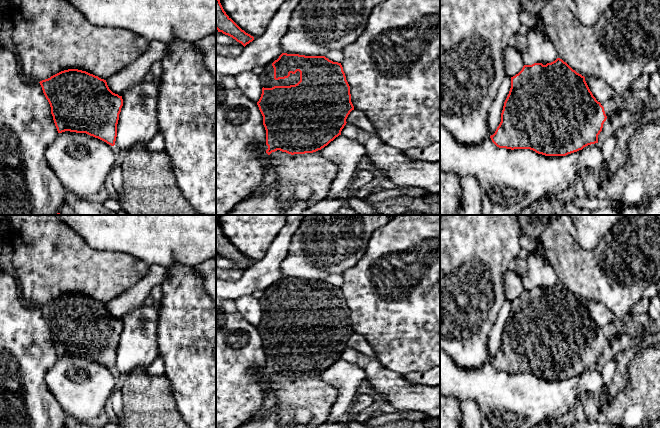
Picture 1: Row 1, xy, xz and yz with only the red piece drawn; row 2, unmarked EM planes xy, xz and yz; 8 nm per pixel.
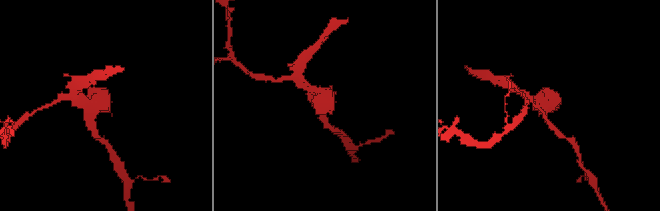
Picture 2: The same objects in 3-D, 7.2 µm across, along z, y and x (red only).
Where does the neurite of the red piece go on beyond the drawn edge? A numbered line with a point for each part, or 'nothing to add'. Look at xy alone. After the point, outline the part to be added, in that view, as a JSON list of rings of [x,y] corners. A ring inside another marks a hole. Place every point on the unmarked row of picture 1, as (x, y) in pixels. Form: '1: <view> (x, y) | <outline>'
nothing to add

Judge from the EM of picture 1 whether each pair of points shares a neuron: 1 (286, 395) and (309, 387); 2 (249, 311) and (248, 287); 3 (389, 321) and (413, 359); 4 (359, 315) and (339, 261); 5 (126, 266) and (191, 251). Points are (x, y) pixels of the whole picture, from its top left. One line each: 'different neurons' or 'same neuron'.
1: same neuron
2: different neurons
3: same neuron
4: different neurons
5: different neurons

